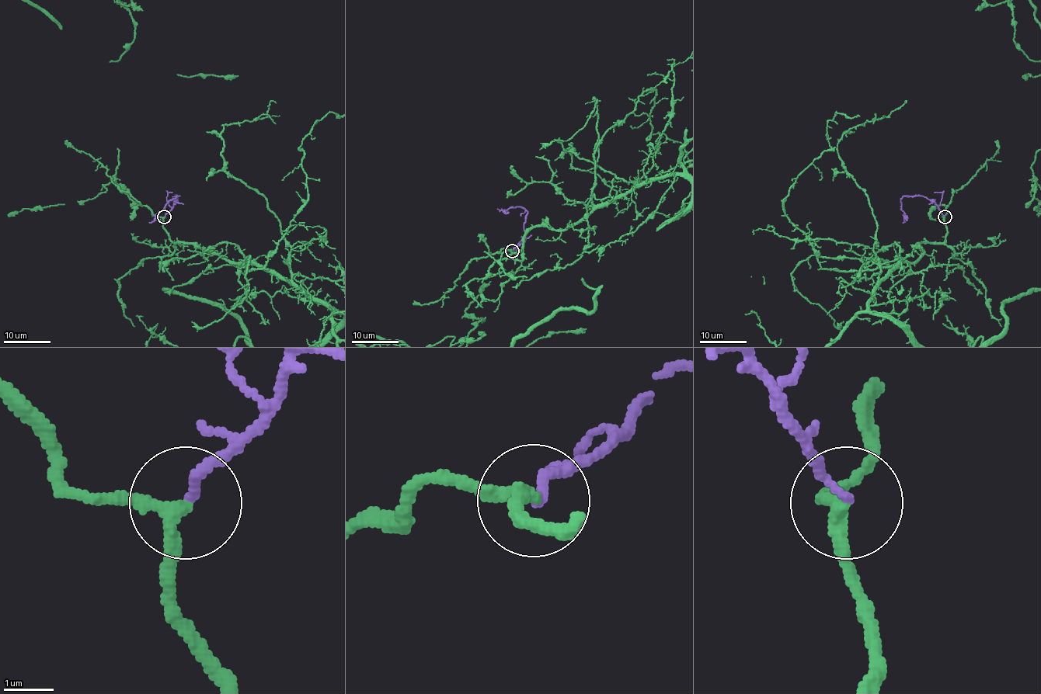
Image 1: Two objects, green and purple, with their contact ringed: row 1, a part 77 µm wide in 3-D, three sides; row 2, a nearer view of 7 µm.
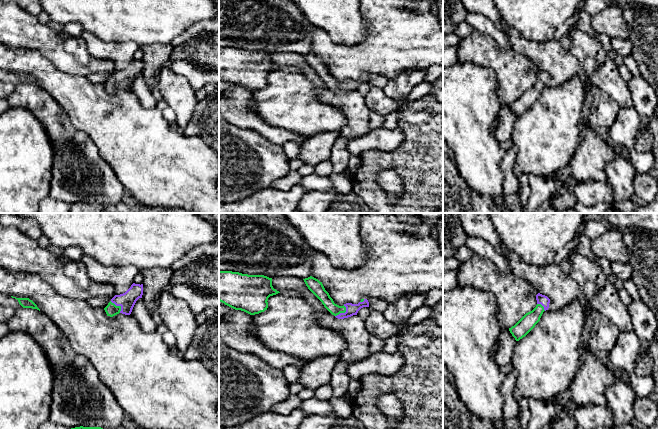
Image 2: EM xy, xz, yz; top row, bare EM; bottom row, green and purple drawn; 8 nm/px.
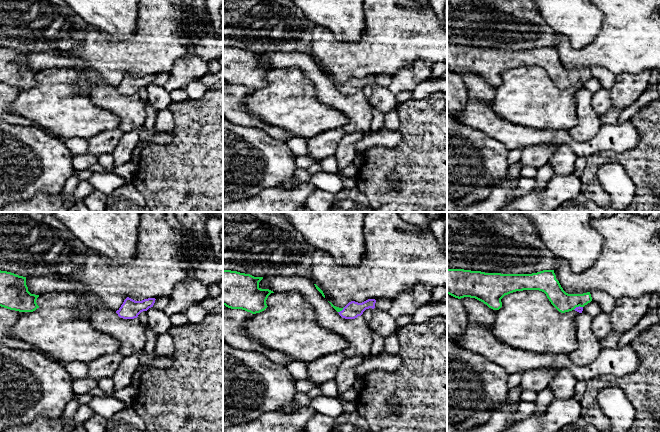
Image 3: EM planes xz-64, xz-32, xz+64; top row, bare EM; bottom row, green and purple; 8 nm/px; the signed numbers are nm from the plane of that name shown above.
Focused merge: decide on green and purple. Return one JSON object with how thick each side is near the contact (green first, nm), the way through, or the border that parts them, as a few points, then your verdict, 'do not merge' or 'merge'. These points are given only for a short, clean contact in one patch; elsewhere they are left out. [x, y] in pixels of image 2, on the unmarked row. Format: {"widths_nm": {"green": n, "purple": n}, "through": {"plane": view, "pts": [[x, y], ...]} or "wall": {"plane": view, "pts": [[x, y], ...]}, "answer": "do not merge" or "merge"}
{"widths_nm": {"green": 90, "purple": 100}, "through": {"plane": "xz", "pts": [[320, 68], [337, 87], [343, 88], [351, 85]]}, "answer": "merge"}

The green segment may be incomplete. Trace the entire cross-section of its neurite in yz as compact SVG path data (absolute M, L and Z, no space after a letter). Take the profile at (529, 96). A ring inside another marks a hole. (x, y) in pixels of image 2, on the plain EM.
M538 69L536 76L536 83L526 89L514 102L509 104L510 109L516 117L525 113L540 97L543 88L549 84L550 75L547 72Z

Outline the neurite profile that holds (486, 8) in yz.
M461 0L468 13L478 13L490 19L497 29L506 34L506 23L502 20L492 0Z

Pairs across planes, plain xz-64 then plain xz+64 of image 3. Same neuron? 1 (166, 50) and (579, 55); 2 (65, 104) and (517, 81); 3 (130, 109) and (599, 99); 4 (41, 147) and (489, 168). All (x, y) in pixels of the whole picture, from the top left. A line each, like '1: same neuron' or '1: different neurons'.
1: same neuron
2: same neuron
3: different neurons
4: same neuron

